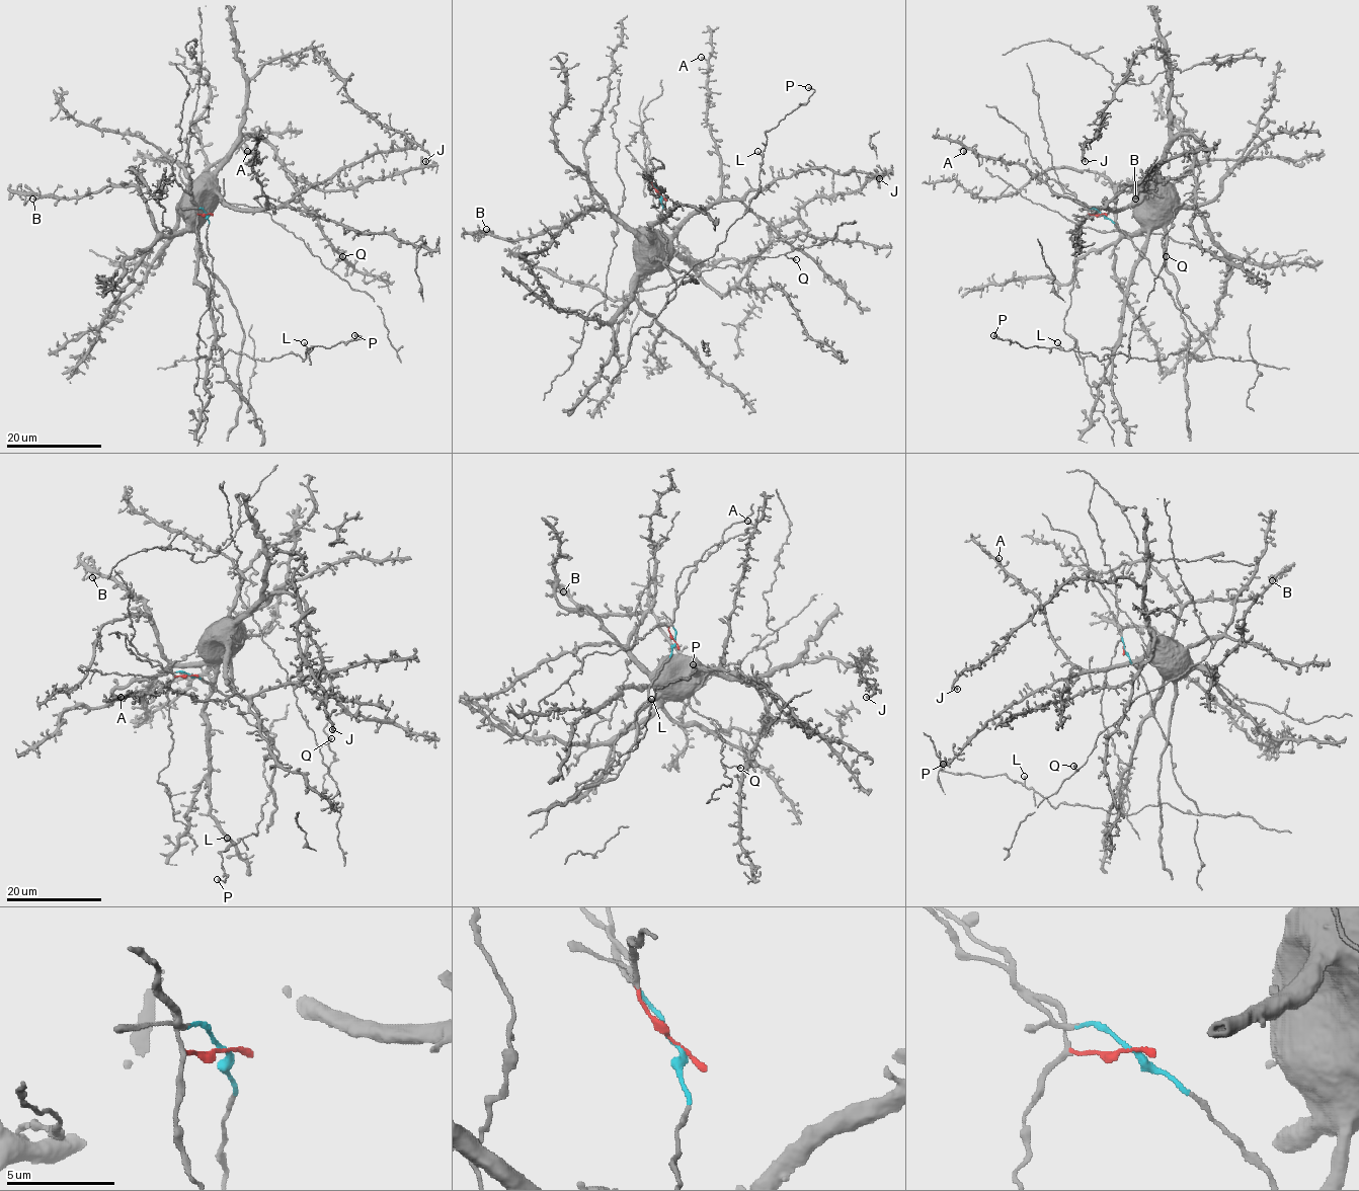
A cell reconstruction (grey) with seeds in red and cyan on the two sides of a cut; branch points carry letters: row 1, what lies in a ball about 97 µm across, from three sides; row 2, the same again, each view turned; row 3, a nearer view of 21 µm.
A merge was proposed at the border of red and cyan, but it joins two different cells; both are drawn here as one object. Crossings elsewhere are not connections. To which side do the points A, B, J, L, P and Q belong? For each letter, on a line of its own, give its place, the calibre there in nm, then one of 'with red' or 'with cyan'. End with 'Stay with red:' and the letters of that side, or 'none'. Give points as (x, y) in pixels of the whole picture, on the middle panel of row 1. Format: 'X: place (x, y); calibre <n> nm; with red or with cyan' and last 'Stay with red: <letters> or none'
A: place (701, 57); calibre 400 nm; with red
B: place (486, 229); calibre 320 nm; with red
J: place (879, 178); calibre 260 nm; with red
L: place (757, 151); calibre 280 nm; with cyan
P: place (808, 87); calibre 320 nm; with cyan
Q: place (796, 259); calibre 360 nm; with red
Stay with red: A, B, J, Q

